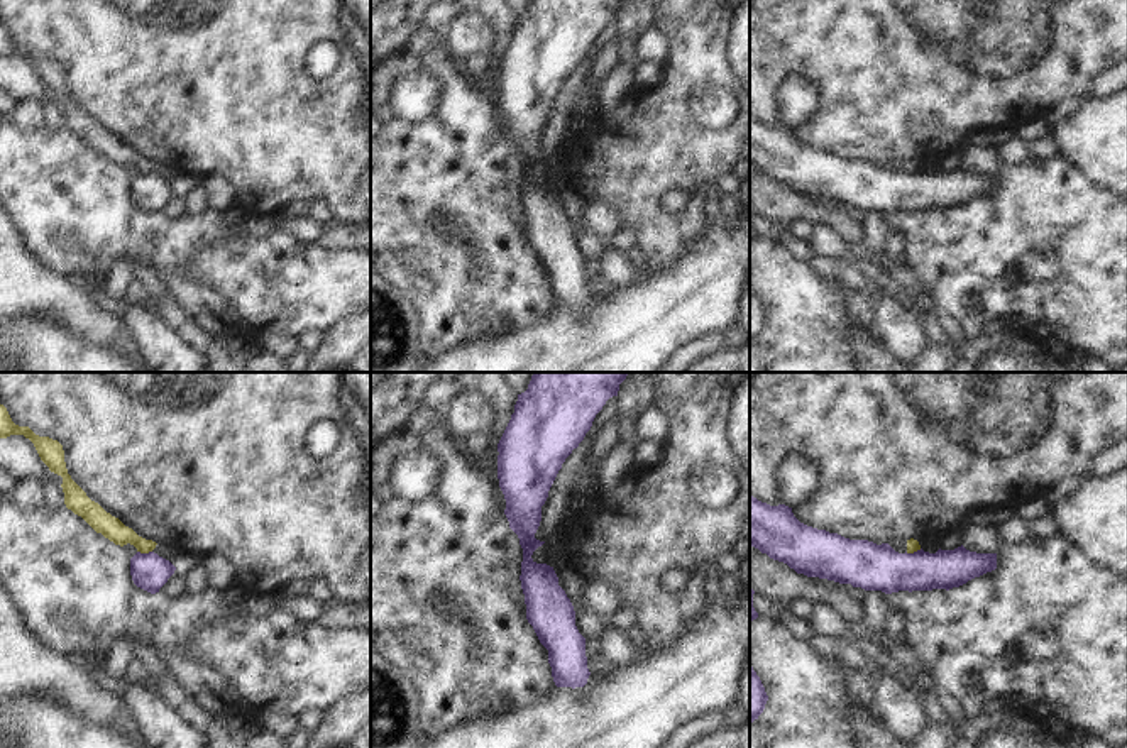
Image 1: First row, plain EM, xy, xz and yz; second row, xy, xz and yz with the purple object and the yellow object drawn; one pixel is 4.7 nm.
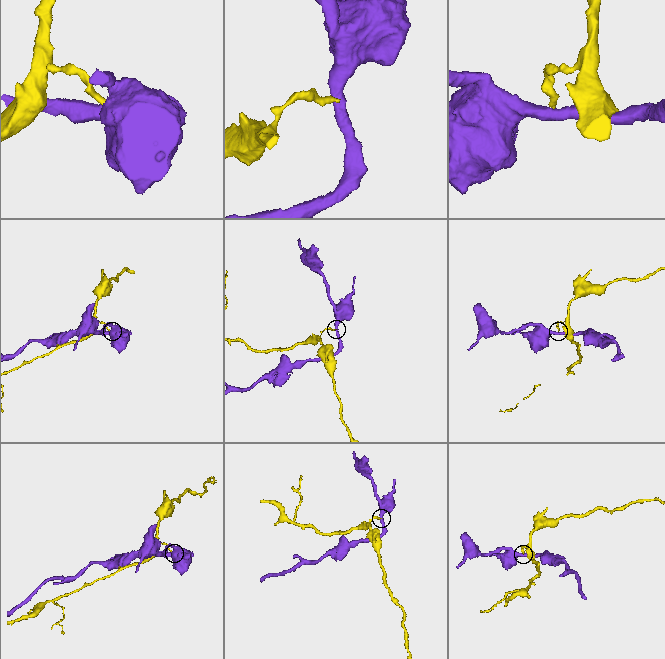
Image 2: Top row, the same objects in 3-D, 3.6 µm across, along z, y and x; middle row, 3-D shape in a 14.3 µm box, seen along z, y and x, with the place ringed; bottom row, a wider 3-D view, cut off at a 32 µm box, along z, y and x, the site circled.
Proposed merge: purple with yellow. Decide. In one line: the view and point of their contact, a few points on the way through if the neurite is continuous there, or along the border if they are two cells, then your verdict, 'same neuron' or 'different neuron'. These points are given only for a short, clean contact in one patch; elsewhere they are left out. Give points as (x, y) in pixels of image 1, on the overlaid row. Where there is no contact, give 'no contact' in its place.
meets purple in xy at (144, 554); border along xy (137, 550), (151, 552); different neuron

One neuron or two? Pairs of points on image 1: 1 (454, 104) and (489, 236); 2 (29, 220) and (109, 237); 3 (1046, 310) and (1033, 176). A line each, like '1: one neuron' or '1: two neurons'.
1: one neuron
2: one neuron
3: one neuron

